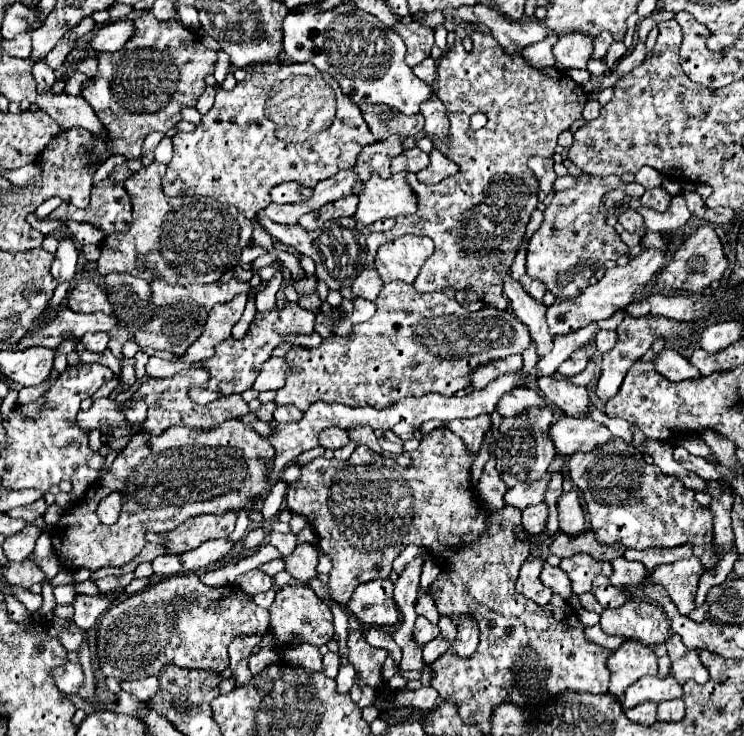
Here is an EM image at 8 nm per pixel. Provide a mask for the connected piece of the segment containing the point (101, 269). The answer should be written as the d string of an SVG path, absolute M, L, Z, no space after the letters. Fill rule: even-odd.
M153 162L147 168L141 168L135 172L129 180L125 180L125 190L131 198L131 208L133 208L133 222L127 232L113 232L109 234L101 244L101 256L97 260L97 272L101 276L111 274L111 272L131 272L139 278L149 280L149 276L161 276L165 282L171 284L207 284L207 282L217 282L227 270L239 266L241 252L245 246L249 246L251 232L253 232L253 222L247 220L235 206L223 204L215 198L199 200L195 196L187 198L169 198L165 196L161 188L161 178L165 174L165 164ZM143 254L147 258L147 266L153 270L141 270L137 272L137 256Z

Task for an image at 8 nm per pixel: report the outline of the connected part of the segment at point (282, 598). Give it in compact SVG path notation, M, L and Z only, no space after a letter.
M287 584L277 590L277 598L271 604L271 634L279 644L307 642L313 646L323 646L335 634L331 608L325 600L315 596L315 592L307 584Z

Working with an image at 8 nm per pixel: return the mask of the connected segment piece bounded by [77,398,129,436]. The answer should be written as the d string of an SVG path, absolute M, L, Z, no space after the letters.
M99 398L87 412L79 412L77 422L81 424L81 428L85 428L85 432L99 428L103 436L111 436L111 430L115 426L129 426L125 424L125 416L121 416L121 410L117 408L117 402L111 402L109 398Z

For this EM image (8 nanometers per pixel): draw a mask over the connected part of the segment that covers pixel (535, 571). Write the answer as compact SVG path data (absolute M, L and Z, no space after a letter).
M527 558L525 564L521 566L521 574L517 578L517 584L515 584L515 590L523 596L527 596L529 600L537 602L539 606L547 606L551 596L553 596L553 590L543 586L541 580L539 580L539 572L541 572L541 566L543 566L543 558Z

